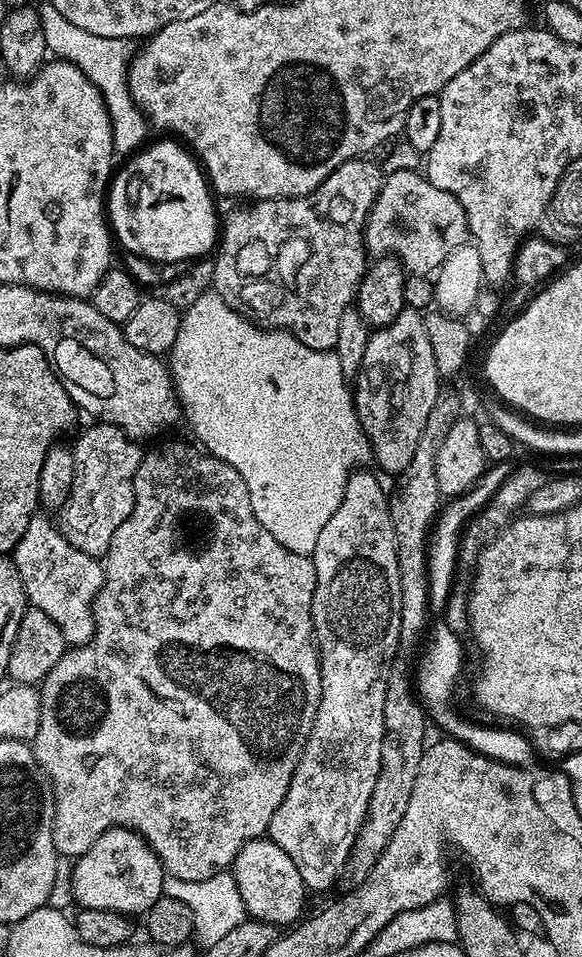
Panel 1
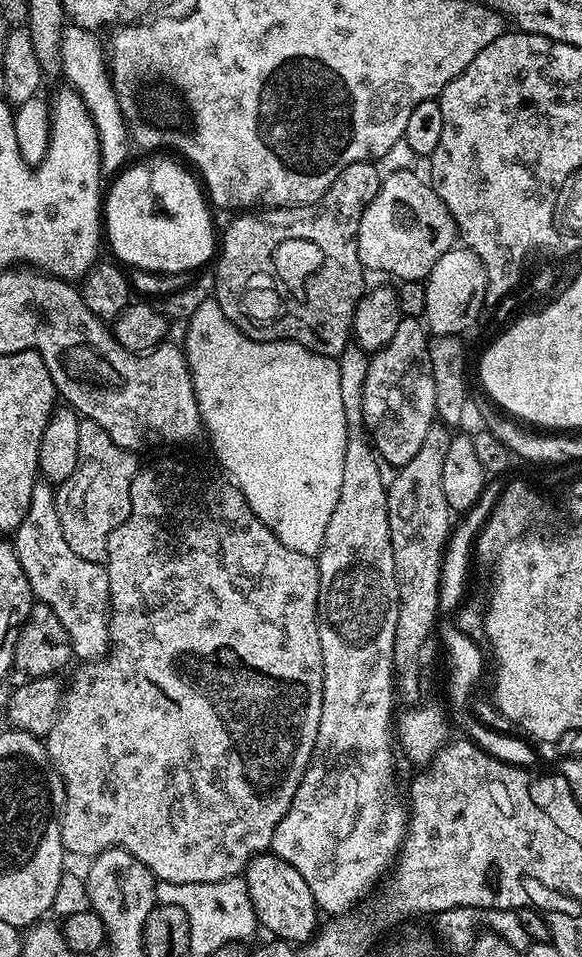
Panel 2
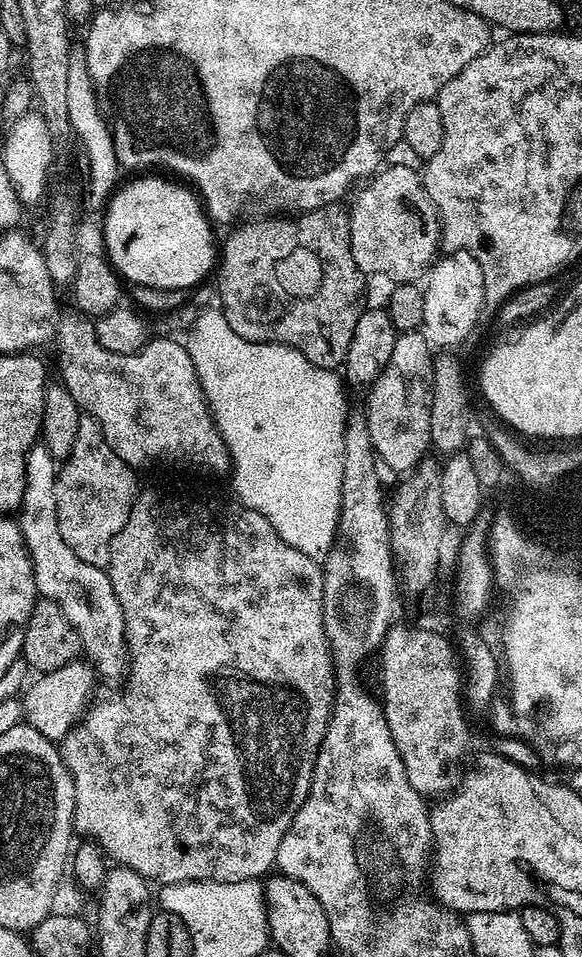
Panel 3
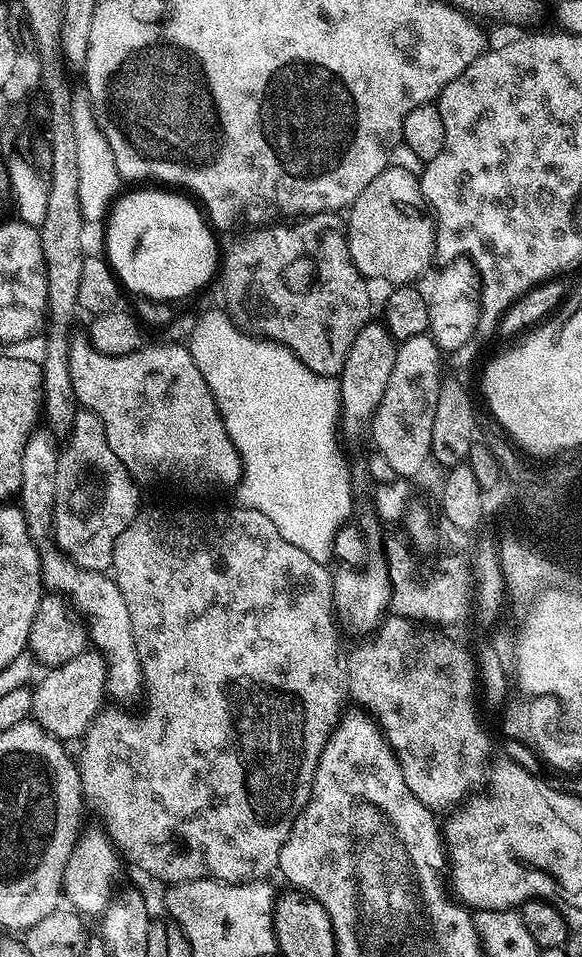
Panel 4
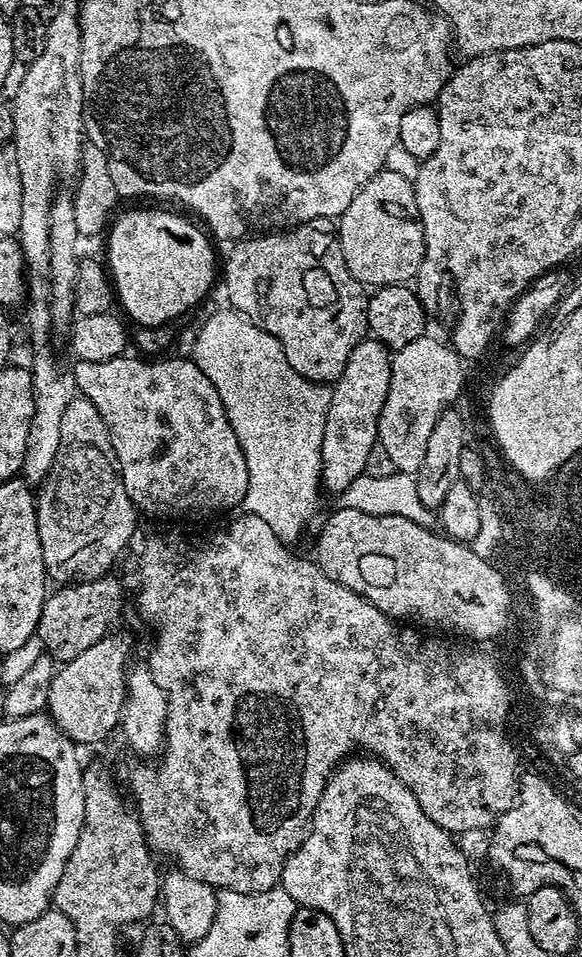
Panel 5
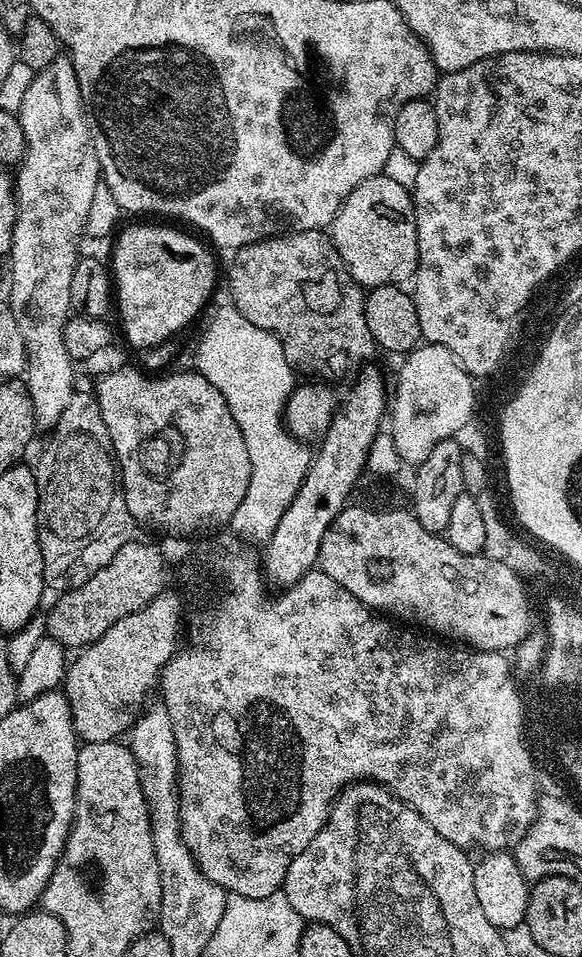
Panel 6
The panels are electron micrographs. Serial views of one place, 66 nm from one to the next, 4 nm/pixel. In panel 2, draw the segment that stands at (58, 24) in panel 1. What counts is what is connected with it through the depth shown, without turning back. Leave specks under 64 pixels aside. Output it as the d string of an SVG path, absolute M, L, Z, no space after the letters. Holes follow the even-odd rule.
M69 23L61 34L61 71L63 79L86 102L86 110L92 116L94 126L98 130L98 146L100 147L100 167L105 173L116 174L129 163L128 148L130 137L128 123L124 120L122 110L118 106L116 91L112 85L112 74L106 59L106 48L95 31L91 28L79 28Z

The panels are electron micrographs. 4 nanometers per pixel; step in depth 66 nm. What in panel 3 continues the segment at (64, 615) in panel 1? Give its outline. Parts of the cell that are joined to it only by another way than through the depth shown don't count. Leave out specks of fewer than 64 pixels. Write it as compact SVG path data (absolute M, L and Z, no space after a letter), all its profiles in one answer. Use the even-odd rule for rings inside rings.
M43 442L35 444L26 454L26 490L18 509L18 523L34 566L36 591L43 599L58 602L62 614L66 614L70 626L74 626L78 634L83 655L91 661L95 671L103 679L105 676L108 680L123 681L128 674L130 657L122 606L107 571L82 562L82 558L66 546L58 530L57 471L58 461Z

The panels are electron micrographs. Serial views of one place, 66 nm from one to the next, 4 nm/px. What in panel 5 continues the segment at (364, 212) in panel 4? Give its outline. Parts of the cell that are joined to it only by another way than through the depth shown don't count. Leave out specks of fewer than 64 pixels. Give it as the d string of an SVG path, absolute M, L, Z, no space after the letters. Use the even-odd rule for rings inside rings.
M387 170L370 178L370 182L366 182L366 186L362 186L358 194L354 194L350 206L346 206L346 210L338 218L338 235L342 246L342 258L346 258L350 274L354 274L354 278L361 284L408 284L415 277L424 257L424 231L420 225L413 181Z

